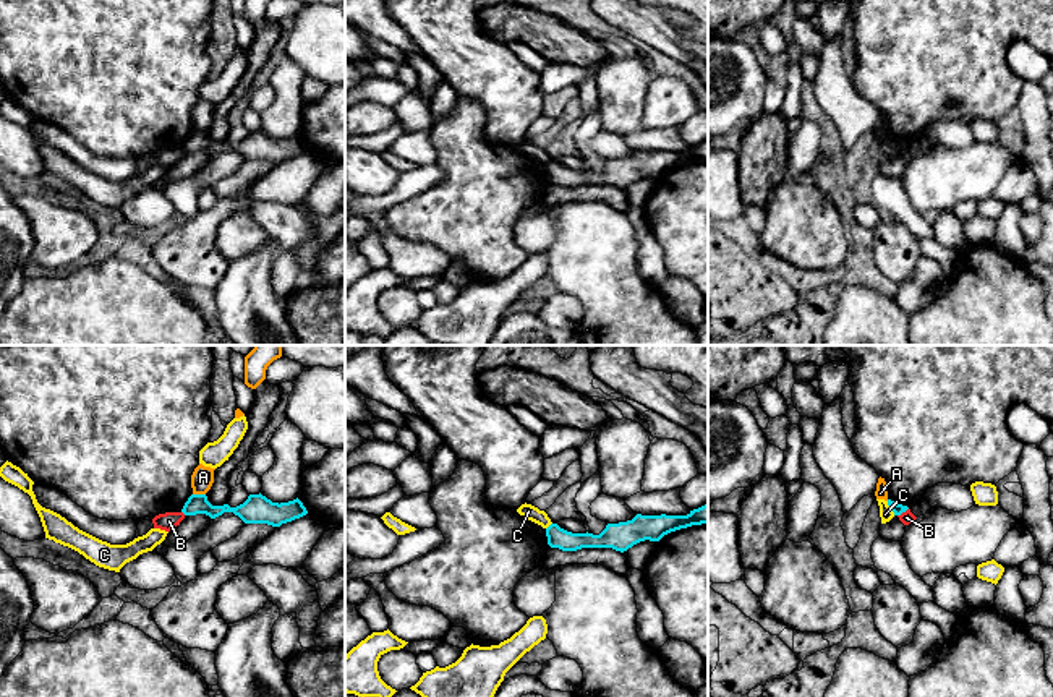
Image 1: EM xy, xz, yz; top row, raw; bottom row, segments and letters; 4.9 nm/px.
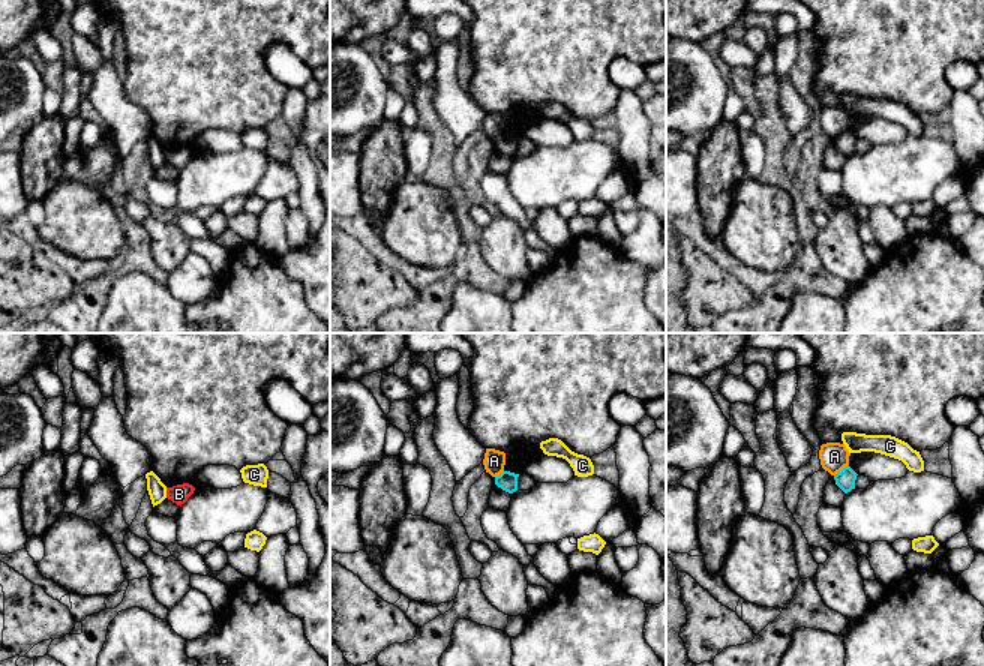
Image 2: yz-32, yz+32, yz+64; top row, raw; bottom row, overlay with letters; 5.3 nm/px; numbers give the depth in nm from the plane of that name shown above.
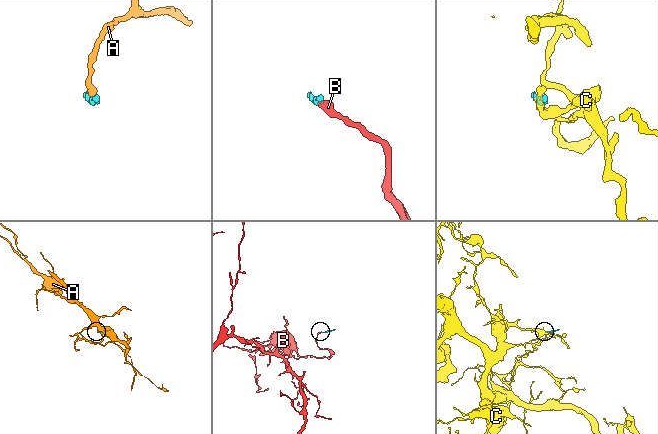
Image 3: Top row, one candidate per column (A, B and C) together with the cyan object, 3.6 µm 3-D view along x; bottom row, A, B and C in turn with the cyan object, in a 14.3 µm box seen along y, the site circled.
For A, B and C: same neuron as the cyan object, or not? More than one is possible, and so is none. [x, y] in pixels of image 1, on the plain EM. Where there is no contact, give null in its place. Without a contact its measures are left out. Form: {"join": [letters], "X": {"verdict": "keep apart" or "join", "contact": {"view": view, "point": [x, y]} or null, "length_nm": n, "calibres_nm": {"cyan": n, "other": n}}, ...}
{"join": [], "A": {"verdict": "keep apart", "contact": {"view": "xy", "point": [200, 132]}, "length_nm": 60, "calibres_nm": {"cyan": 100, "other": 110}}, "B": {"verdict": "keep apart", "contact": {"view": "yz", "point": [903, 148]}, "length_nm": 70, "calibres_nm": {"cyan": 60, "other": 70}}, "C": {"verdict": "keep apart", "contact": {"view": "yz", "point": [890, 145]}, "length_nm": 80, "calibres_nm": {"cyan": 60, "other": 70}}}

